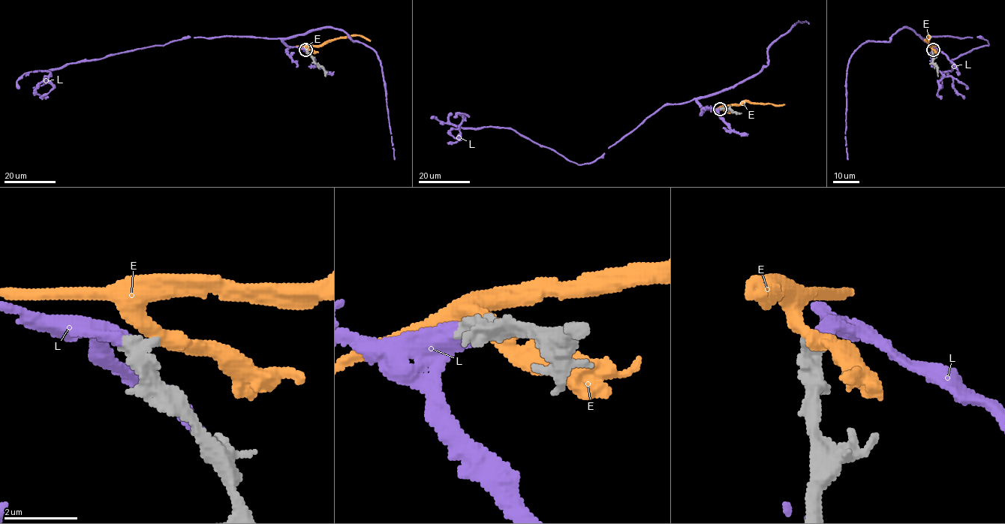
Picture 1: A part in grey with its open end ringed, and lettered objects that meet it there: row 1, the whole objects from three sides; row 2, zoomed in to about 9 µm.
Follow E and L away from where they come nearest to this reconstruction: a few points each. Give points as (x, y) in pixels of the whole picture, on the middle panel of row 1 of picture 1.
E: (721, 109), (747, 101), (784, 104)
L: (720, 109), (664, 104), (579, 164), (510, 128), (455, 126), (452, 113), (464, 117), (450, 131), (462, 138)

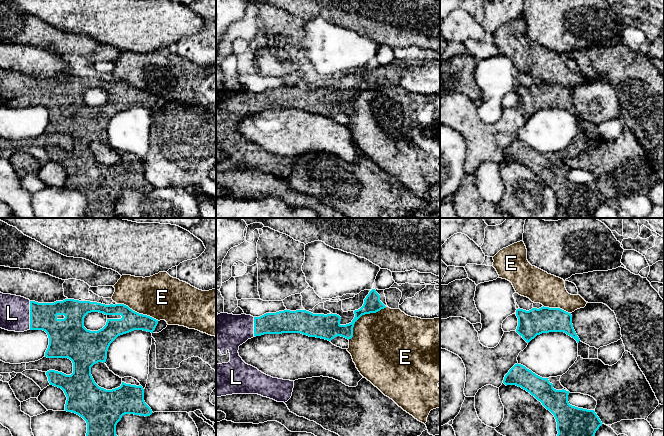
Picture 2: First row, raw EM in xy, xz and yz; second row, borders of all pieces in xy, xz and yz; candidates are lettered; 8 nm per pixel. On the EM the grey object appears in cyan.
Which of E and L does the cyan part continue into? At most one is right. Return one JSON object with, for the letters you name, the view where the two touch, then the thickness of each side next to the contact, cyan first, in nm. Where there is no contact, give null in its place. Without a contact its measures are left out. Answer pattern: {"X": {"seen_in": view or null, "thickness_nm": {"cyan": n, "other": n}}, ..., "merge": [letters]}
{"L": {"seen_in": "xy", "thickness_nm": {"cyan": 220, "other": 240}}, "merge": ["L"]}

